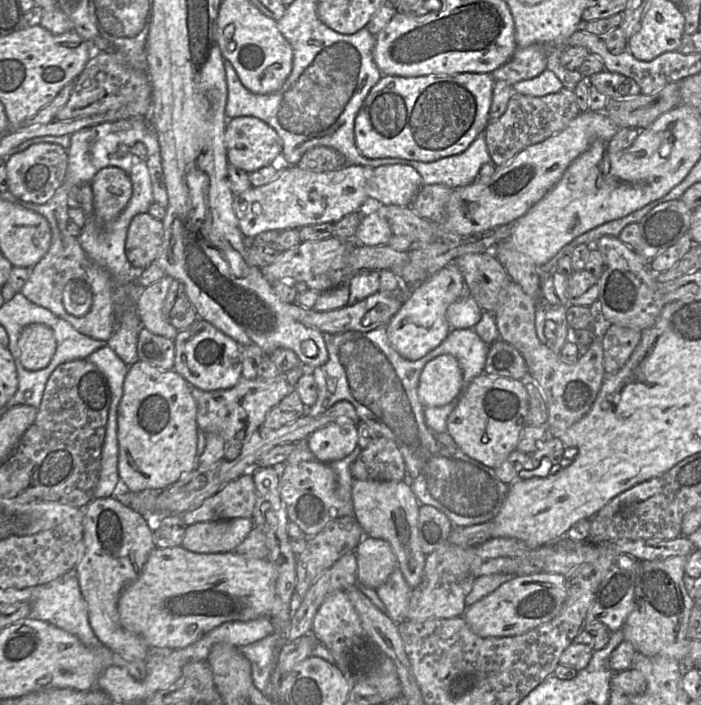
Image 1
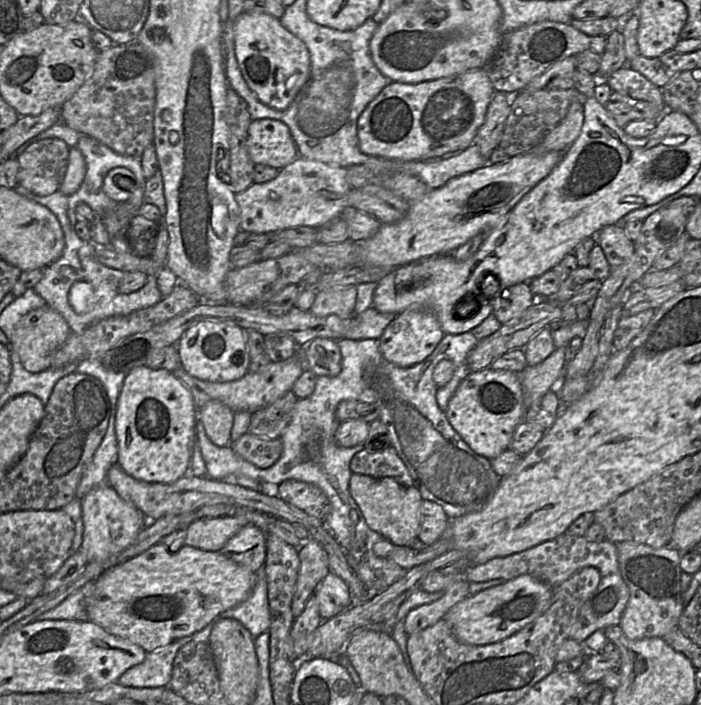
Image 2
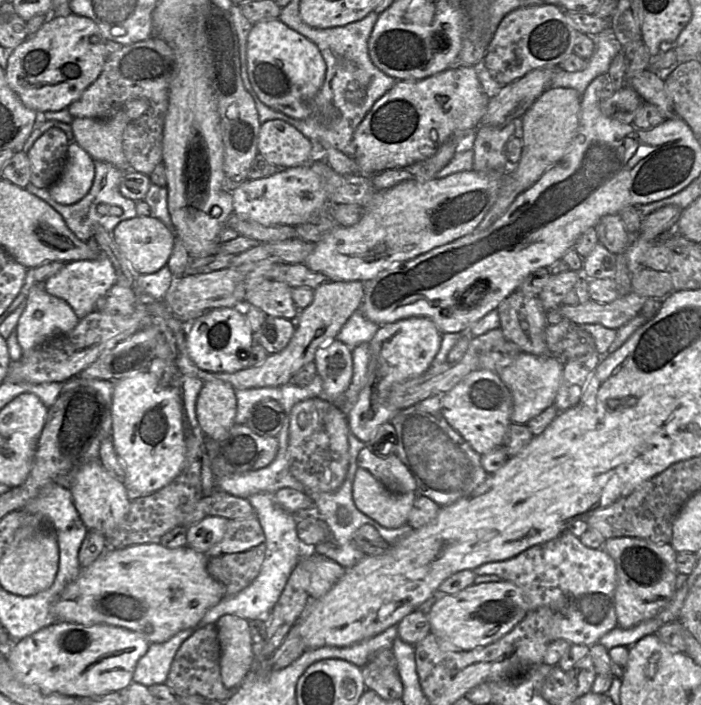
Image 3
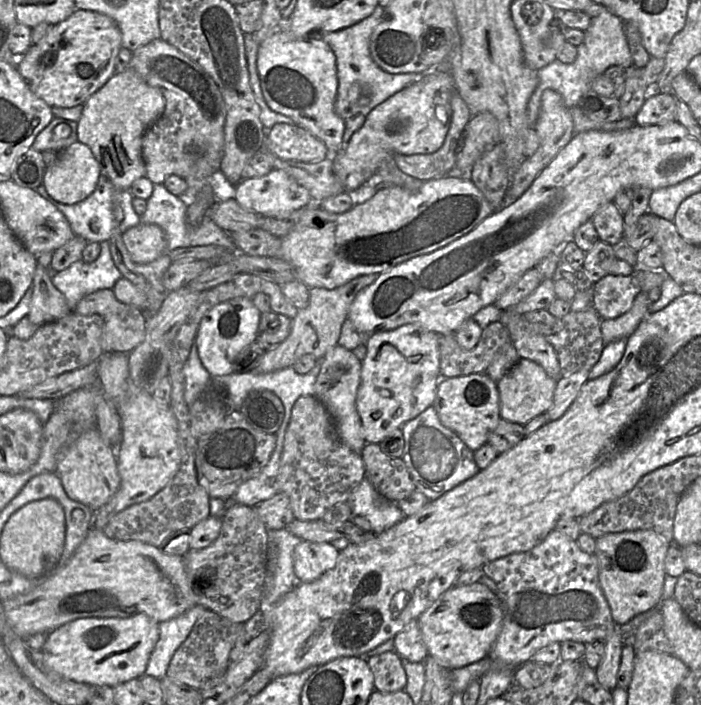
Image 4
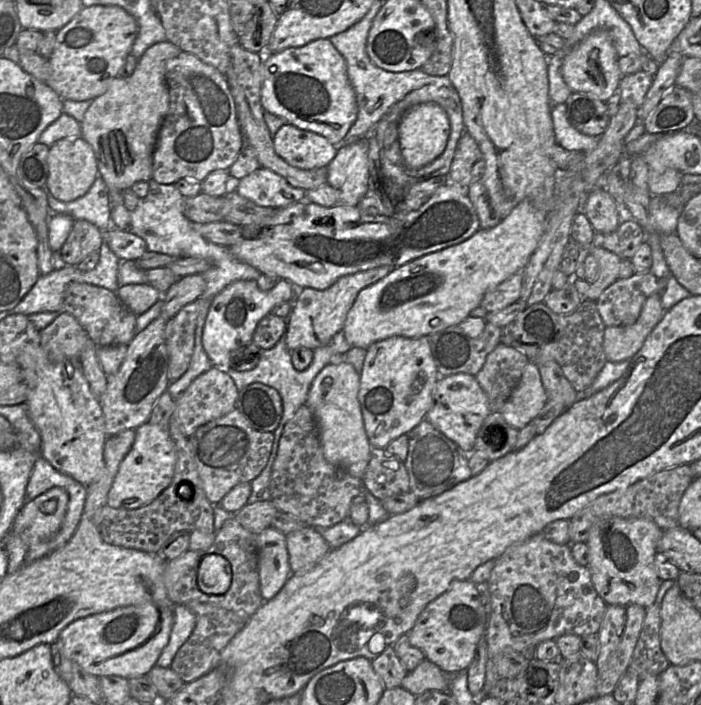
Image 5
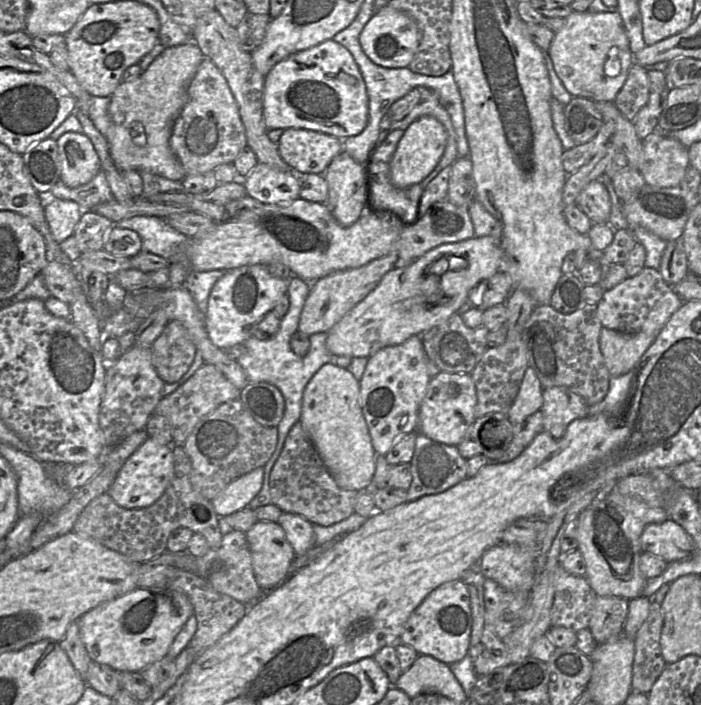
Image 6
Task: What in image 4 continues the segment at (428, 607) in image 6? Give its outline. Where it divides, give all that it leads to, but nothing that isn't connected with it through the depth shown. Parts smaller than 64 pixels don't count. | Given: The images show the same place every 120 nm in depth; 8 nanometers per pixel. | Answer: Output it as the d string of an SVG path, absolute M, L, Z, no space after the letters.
M485 585L453 586L444 592L418 620L428 655L440 666L453 670L489 656L500 632L503 608L499 598Z

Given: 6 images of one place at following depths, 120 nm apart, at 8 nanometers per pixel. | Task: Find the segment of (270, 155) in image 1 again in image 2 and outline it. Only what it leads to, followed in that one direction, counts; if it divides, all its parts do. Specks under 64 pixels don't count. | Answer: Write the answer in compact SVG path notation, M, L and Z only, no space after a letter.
M276 119L252 120L246 144L254 164L262 164L278 170L299 156L289 127Z

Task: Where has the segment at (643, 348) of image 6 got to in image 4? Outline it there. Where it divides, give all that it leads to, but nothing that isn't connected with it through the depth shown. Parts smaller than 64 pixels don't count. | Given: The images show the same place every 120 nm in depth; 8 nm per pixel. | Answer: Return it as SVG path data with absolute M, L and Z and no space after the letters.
M640 292L635 298L631 309L625 314L614 319L603 319L601 332L605 345L623 338L628 339L644 317L649 314L651 304L648 293Z

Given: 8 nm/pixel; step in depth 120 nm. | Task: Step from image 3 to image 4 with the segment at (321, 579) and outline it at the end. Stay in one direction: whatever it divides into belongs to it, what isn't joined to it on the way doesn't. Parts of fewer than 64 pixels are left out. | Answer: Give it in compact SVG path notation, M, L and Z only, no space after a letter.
M301 540L294 549L294 572L298 583L308 583L332 569L339 550L332 543Z

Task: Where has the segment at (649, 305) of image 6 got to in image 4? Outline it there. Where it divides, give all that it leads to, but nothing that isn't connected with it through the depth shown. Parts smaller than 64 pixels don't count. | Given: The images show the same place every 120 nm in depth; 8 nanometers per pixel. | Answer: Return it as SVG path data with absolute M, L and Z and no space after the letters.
M606 275L593 284L592 307L602 319L614 319L629 311L641 292L634 275Z

